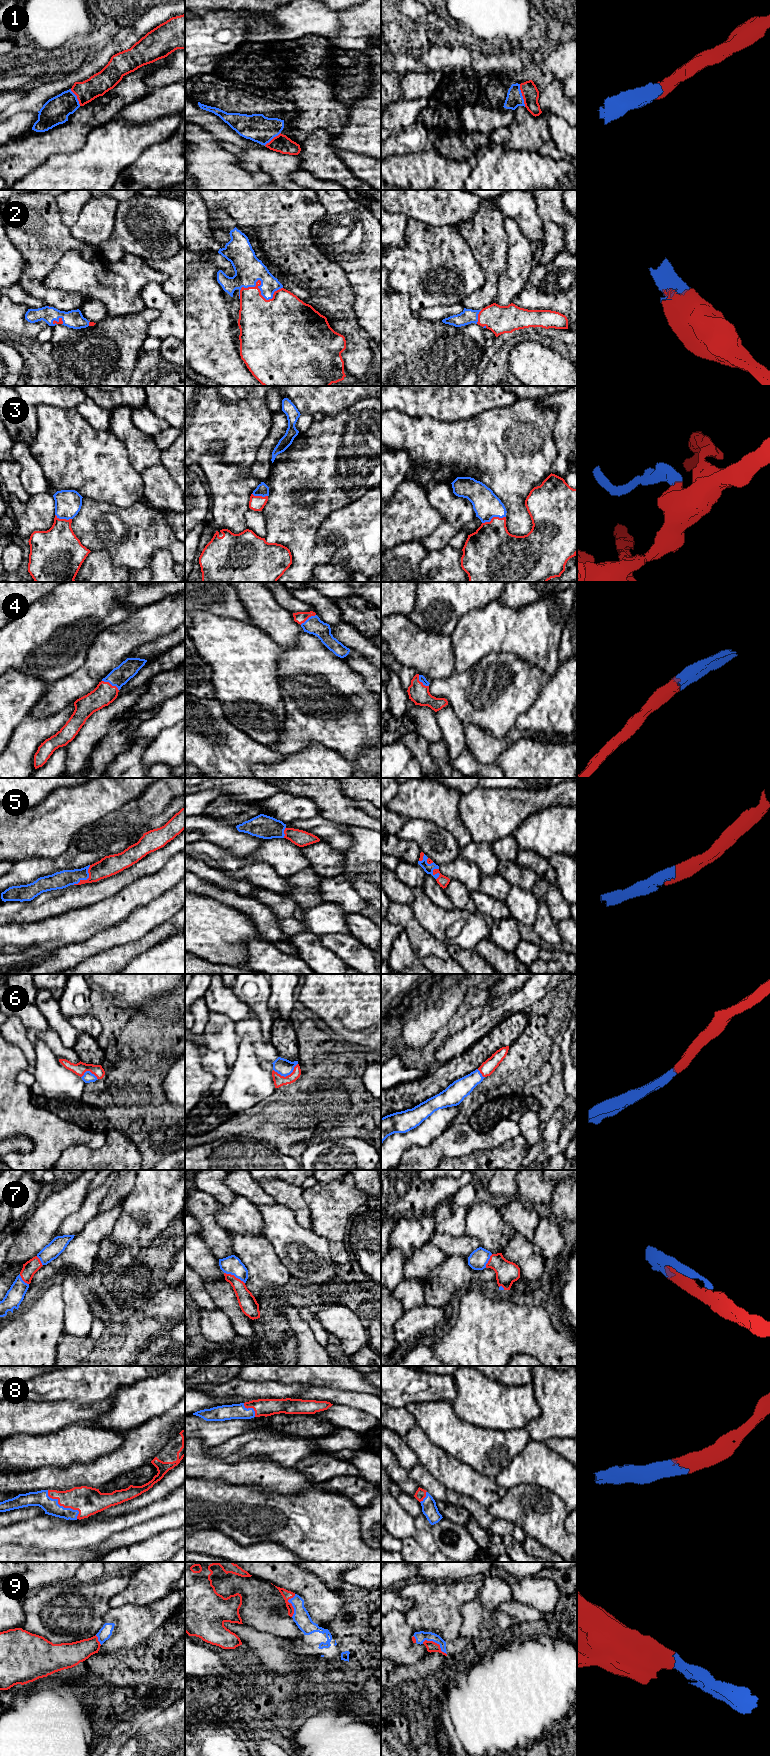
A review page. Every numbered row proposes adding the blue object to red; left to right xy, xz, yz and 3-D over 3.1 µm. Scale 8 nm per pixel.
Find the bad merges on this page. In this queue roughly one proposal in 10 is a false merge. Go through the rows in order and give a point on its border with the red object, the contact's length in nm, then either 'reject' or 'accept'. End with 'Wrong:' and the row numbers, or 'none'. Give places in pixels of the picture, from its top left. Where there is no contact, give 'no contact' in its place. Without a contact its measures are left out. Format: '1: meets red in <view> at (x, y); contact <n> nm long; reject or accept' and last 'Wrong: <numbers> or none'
1: meets red in yz at (522, 95); contact 190 nm long; accept
2: meets red in xz at (259, 290); contact 360 nm long; accept
3: meets red in yz at (493, 517); contact 200 nm long; accept
4: meets red in xy at (110, 684); contact 160 nm long; accept
5: meets red in xy at (87, 879); contact 220 nm long; accept
6: meets red in xz at (286, 1076); contact 200 nm long; accept
7: meets red in xz at (233, 1275); contact 190 nm long; accept
8: meets red in xy at (63, 1506); contact 340 nm long; accept
9: meets red in yz at (436, 1643); contact 220 nm long; accept
Wrong: none

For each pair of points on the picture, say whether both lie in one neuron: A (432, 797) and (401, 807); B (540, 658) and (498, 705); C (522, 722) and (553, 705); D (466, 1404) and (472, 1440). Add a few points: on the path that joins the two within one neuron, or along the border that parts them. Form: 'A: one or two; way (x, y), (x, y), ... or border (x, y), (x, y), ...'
A: one; way (424, 799), (415, 799), (409, 803)
B: two; border (513, 654), (535, 664), (550, 676)
C: one; way (530, 720), (540, 718), (545, 713)
D: two; border (452, 1406), (461, 1419), (481, 1427), (492, 1428)

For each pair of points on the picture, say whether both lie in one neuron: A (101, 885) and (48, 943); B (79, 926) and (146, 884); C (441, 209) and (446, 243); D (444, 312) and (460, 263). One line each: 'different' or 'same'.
A: different
B: same
C: different
D: different

